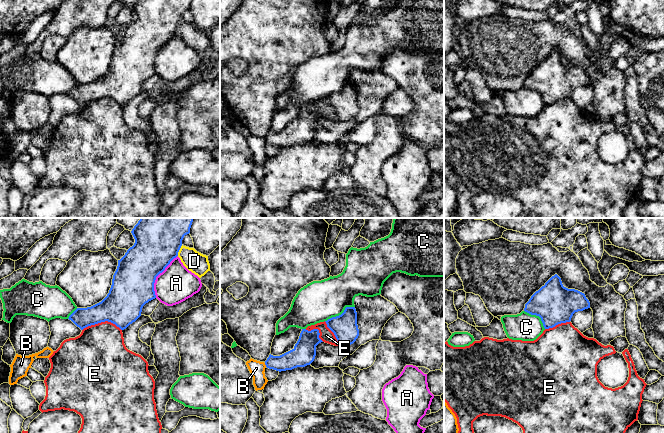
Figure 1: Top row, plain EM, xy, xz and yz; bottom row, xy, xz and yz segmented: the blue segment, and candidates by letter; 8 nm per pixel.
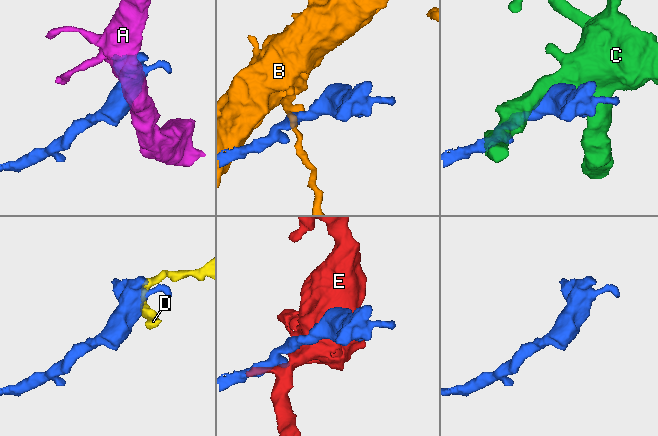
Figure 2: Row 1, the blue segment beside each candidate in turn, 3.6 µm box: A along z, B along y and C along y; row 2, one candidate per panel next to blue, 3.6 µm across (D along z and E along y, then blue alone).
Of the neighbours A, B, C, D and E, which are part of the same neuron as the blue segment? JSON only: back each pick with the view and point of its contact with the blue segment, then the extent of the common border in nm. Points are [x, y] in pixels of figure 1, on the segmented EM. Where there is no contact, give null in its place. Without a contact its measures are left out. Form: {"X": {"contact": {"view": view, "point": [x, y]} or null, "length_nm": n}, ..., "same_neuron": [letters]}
{"same_neuron": []}

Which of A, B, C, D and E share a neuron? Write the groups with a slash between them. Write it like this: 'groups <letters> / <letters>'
groups A / B / C / D / E

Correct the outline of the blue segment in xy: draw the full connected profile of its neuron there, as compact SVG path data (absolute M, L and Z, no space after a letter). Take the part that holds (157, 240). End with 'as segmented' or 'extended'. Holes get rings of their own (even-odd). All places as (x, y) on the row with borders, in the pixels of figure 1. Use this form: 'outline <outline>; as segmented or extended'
outline M140 218L131 231L135 243L118 260L107 296L91 307L77 308L68 319L81 330L105 321L124 330L135 322L143 306L156 298L156 277L178 256L192 222L193 218Z; as segmented

